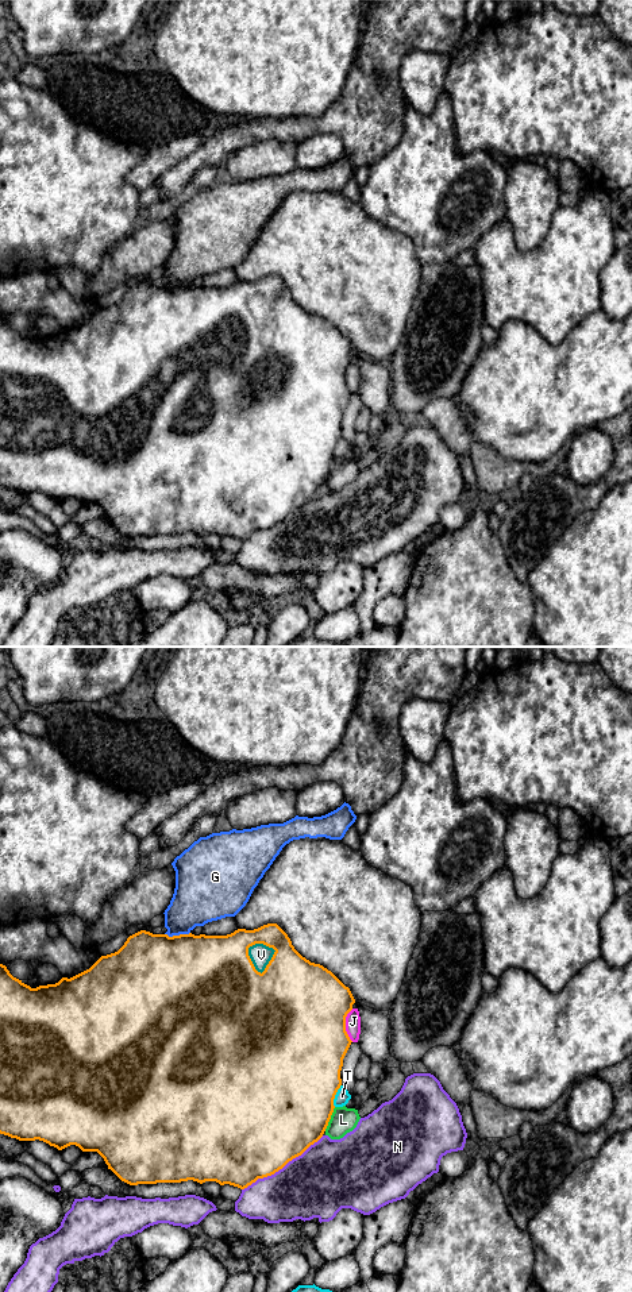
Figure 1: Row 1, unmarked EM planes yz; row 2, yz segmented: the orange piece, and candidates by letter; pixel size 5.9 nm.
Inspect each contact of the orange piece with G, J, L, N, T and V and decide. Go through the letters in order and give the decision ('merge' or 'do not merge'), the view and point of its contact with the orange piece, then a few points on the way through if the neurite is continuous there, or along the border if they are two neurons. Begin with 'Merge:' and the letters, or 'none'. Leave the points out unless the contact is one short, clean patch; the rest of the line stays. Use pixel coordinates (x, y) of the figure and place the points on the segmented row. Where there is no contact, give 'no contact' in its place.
Merge: V
G: do not merge; contact yz (177, 936)
J: do not merge; contact yz (345, 1025)
L: do not merge; contact yz (330, 1118)
N: do not merge; contact yz (282, 1167)
T: do not merge; contact yz (335, 1094)
V: merge; contact yz (249, 957)

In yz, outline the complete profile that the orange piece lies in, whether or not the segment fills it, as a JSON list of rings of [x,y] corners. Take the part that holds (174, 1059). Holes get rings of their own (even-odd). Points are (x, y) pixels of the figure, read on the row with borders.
[[[267,923],[254,930],[238,929],[227,936],[194,936],[189,933],[169,937],[167,934],[153,934],[140,930],[130,936],[117,952],[101,956],[89,969],[70,979],[62,977],[55,984],[39,986],[36,988],[31,988],[22,980],[14,977],[7,967],[0,964],[0,1134],[19,1141],[39,1139],[58,1150],[76,1145],[82,1152],[97,1152],[104,1158],[108,1169],[130,1185],[193,1180],[200,1184],[216,1181],[220,1185],[230,1184],[244,1189],[258,1179],[271,1176],[282,1169],[289,1161],[301,1156],[311,1145],[323,1137],[335,1108],[335,1095],[342,1085],[340,1071],[343,1058],[352,1042],[346,1031],[346,1017],[352,1010],[354,1003],[355,999],[350,988],[323,965],[311,963],[302,957],[292,945],[288,934],[277,923]]]

